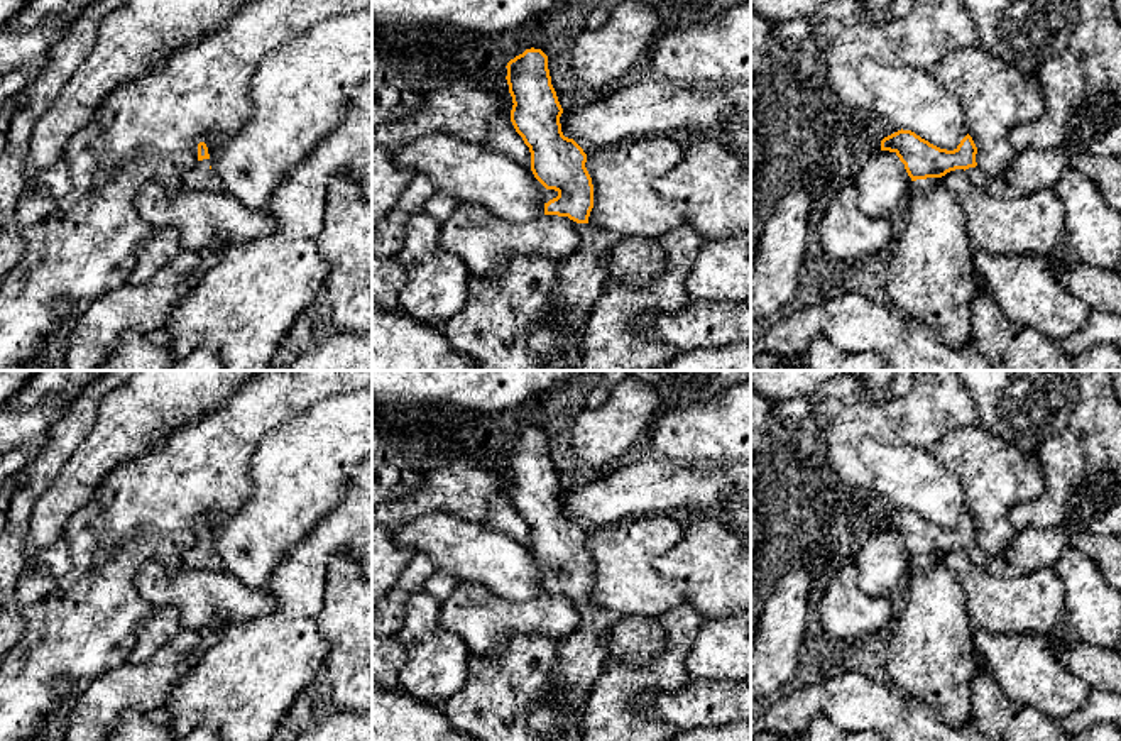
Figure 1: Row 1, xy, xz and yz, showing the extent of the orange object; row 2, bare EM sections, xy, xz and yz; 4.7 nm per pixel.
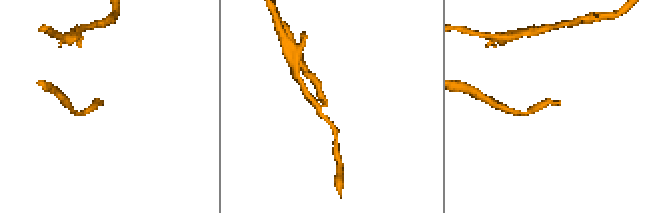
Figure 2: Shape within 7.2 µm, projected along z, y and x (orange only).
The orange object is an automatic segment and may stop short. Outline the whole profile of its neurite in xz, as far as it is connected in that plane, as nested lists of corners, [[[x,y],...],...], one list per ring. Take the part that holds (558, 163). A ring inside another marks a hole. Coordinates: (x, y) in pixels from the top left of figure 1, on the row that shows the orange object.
[[[526,49],[507,63],[512,96],[511,122],[531,152],[531,171],[546,188],[558,193],[544,203],[544,215],[568,217],[578,223],[580,247],[558,264],[558,286],[551,310],[529,325],[528,350],[533,359],[556,362],[565,338],[583,325],[602,293],[607,249],[615,237],[588,223],[593,184],[585,167],[587,154],[563,135],[563,108],[551,85],[548,56]]]

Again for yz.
[[[898,130],[881,140],[881,151],[894,152],[911,181],[942,178],[964,169],[994,196],[1020,198],[1043,188],[1055,188],[1067,169],[1085,174],[1102,198],[1121,211],[1121,159],[1094,154],[1069,154],[1055,149],[1026,149],[998,178],[984,178],[977,167],[977,147],[967,134],[954,151],[940,149],[911,130]]]

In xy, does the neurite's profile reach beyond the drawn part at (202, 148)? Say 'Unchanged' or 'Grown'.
Grown

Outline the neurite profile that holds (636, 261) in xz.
[[[615,237],[604,255],[602,267],[605,279],[641,288],[654,283],[666,271],[668,261],[653,239]]]

